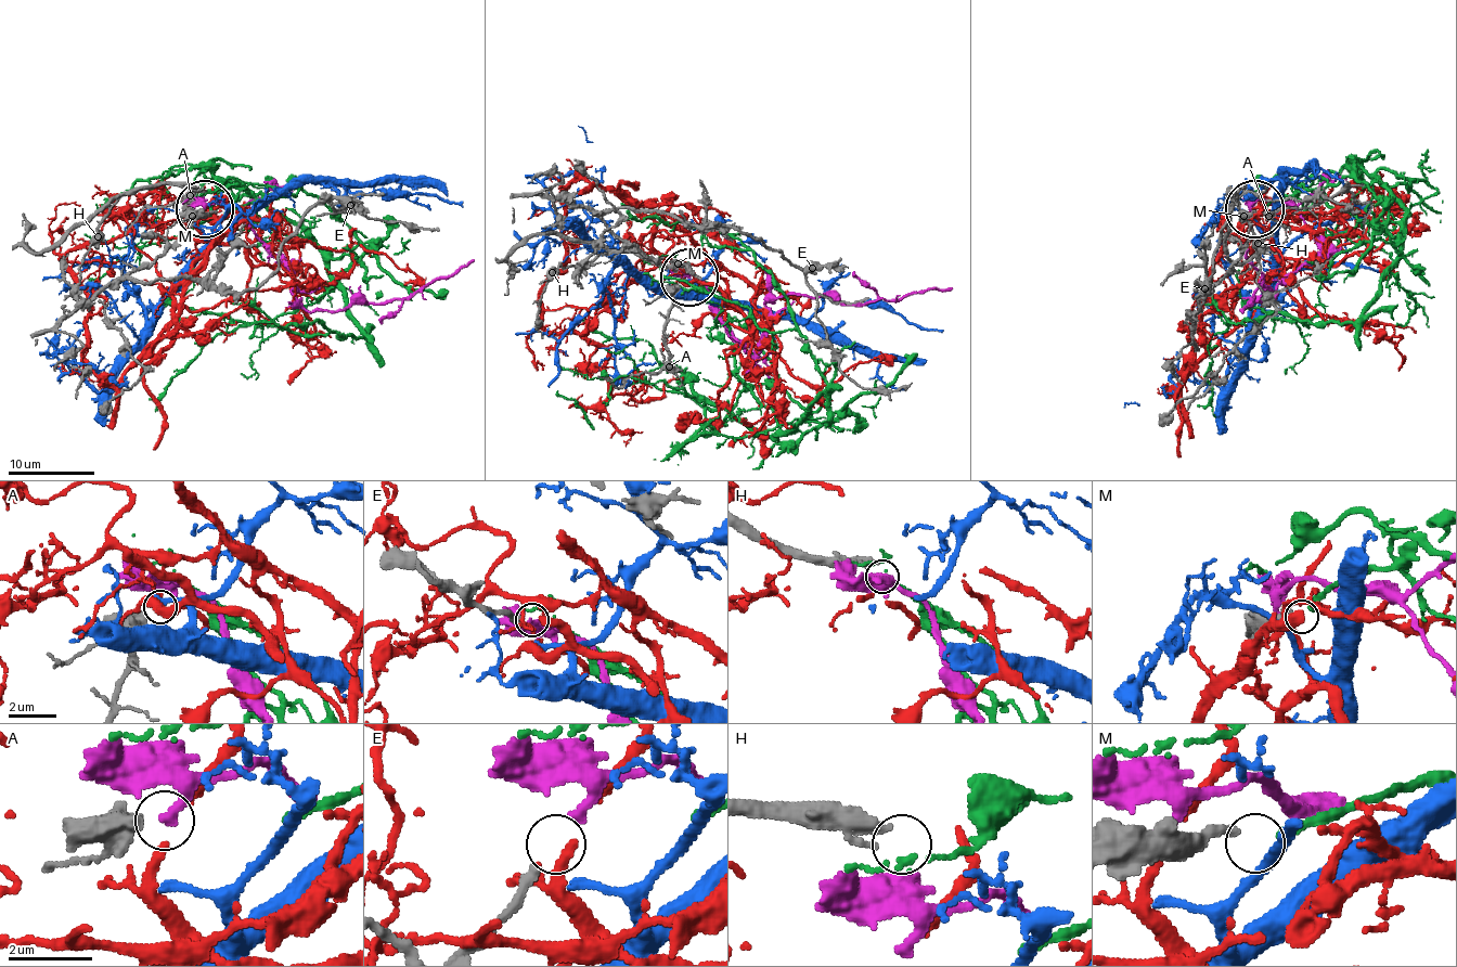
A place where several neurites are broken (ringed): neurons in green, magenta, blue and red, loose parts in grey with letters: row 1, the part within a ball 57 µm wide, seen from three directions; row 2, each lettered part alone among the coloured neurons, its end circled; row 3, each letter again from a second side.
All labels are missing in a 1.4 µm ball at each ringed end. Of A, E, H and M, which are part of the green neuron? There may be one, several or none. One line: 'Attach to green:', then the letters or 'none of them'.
Attach to green: M

